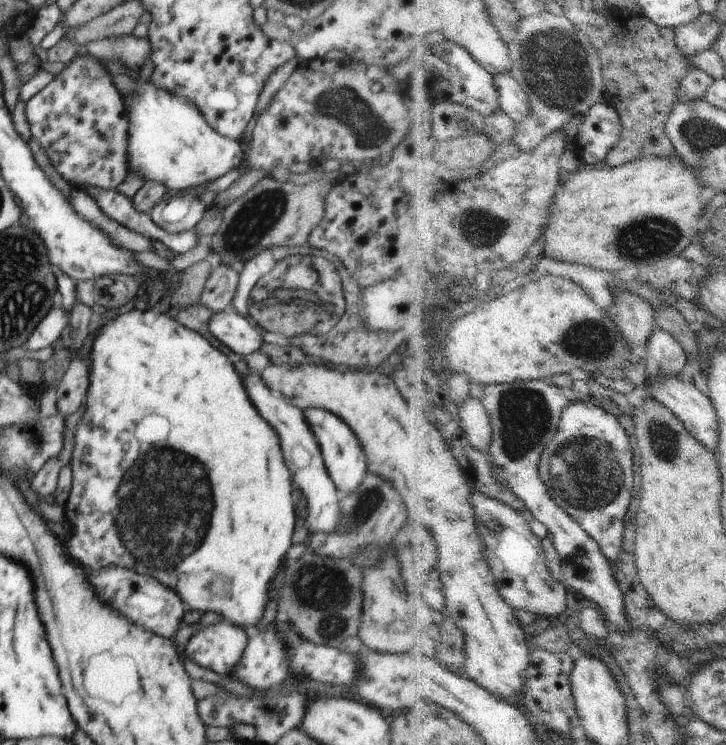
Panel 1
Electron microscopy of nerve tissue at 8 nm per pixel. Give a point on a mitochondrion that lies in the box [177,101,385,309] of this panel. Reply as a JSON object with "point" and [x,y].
{"point":[250,224]}

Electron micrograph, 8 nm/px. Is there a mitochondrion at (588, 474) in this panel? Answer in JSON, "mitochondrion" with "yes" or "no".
{"mitochondrion":"yes"}

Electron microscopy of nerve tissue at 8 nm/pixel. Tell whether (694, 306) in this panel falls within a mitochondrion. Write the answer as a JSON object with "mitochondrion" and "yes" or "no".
{"mitochondrion":"no"}

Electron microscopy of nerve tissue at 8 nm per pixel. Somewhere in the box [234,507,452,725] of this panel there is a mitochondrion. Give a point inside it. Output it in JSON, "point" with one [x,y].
{"point":[324,590]}

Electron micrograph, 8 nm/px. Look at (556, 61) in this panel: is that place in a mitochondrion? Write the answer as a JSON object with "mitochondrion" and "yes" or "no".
{"mitochondrion":"yes"}

